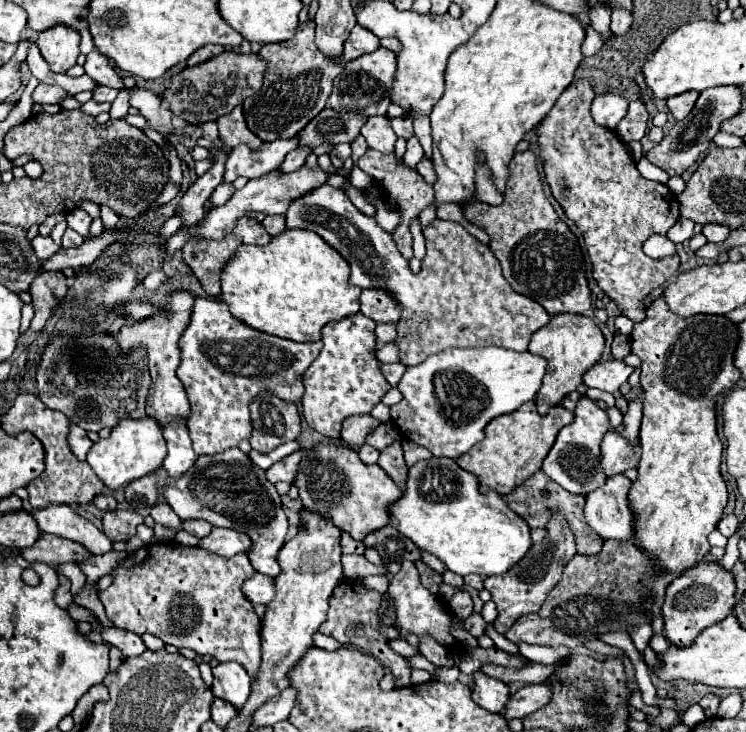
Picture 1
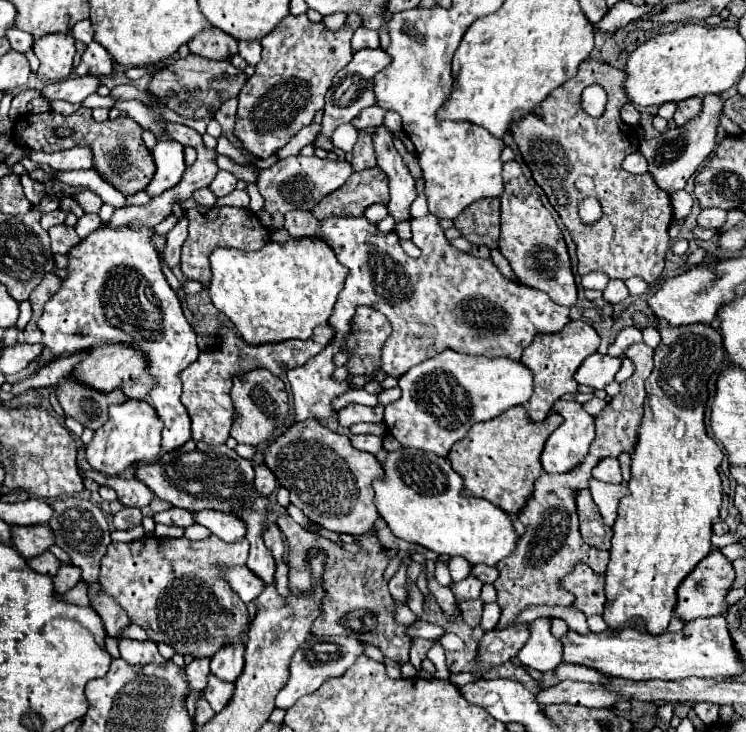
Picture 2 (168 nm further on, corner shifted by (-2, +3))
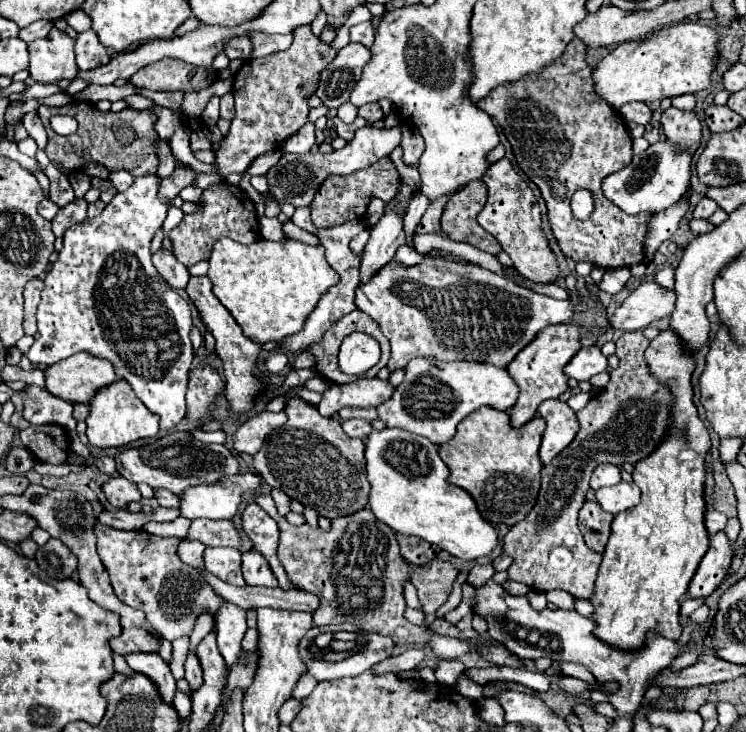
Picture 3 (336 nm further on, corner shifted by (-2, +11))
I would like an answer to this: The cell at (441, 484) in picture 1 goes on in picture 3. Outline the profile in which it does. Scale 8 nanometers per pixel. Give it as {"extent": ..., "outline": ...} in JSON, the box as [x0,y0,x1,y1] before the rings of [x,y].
{"extent":[364,427,498,561],"outline":[[[388,427],[382,431],[374,429],[366,439],[364,459],[366,459],[366,479],[370,483],[370,501],[368,501],[370,509],[382,523],[392,527],[396,533],[420,537],[428,543],[438,545],[440,549],[448,551],[450,555],[462,561],[480,559],[498,545],[498,531],[480,517],[476,503],[464,489],[448,483],[450,471],[440,459],[438,447],[432,445],[432,441],[428,441],[426,437],[402,429],[388,429]]]}

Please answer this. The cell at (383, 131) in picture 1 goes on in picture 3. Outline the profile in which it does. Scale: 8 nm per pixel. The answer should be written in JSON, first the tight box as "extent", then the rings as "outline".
{"extent":[360,181,412,285],"outline":[[[400,181],[398,193],[396,193],[394,201],[390,203],[388,213],[372,227],[370,239],[362,253],[360,285],[368,283],[376,271],[380,271],[386,263],[390,263],[396,249],[404,243],[404,239],[406,239],[404,225],[402,225],[404,217],[398,211],[406,211],[410,197],[412,197],[412,189]]]}

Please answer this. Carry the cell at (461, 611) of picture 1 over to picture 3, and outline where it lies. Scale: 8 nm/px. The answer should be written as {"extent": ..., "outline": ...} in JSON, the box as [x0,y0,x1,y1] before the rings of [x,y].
{"extent":[468,563,494,585],"outline":[[[476,563],[476,565],[472,567],[470,575],[468,575],[468,583],[470,583],[470,585],[484,585],[492,575],[494,575],[492,563],[486,563],[486,565]]]}

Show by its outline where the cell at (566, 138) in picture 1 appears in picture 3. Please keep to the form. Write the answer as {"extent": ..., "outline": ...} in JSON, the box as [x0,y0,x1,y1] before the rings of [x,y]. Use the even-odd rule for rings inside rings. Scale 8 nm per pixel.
{"extent":[478,39,650,269],"outline":[[[572,39],[564,53],[552,61],[548,69],[532,73],[532,77],[524,77],[524,81],[516,81],[516,85],[500,85],[500,89],[488,93],[488,97],[480,101],[478,107],[498,121],[512,145],[518,167],[540,189],[546,201],[552,235],[556,237],[562,253],[574,261],[588,261],[604,269],[630,267],[634,263],[642,263],[644,259],[644,237],[648,231],[650,213],[626,215],[616,205],[612,205],[612,201],[608,201],[600,189],[604,177],[630,165],[632,137],[626,131],[622,115],[606,105],[600,97],[596,97],[590,73],[592,69],[586,65],[586,45],[580,39]],[[578,189],[588,189],[594,195],[594,211],[586,221],[576,219],[570,211],[570,197]]]}

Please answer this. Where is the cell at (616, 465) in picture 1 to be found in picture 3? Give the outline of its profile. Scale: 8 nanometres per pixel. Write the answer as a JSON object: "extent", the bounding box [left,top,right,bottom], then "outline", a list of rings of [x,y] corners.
{"extent":[590,463,620,491],"outline":[[[602,463],[594,469],[592,479],[590,479],[590,487],[596,491],[596,489],[606,487],[606,485],[616,485],[618,481],[620,481],[620,469],[616,465]]]}

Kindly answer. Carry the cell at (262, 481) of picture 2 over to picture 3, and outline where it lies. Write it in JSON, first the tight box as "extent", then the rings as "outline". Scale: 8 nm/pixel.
{"extent":[180,473,260,519],"outline":[[[240,473],[236,477],[222,477],[216,485],[198,485],[184,491],[180,497],[180,515],[188,519],[232,519],[244,499],[256,493],[260,477],[254,473]]]}

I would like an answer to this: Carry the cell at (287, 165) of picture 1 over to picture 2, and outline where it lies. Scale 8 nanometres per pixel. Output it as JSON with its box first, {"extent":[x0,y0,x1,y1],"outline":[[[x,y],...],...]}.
{"extent":[312,49,390,149],"outline":[[[360,49],[354,59],[350,61],[348,67],[344,67],[336,77],[332,87],[326,93],[326,107],[324,107],[324,121],[322,121],[322,131],[320,137],[312,143],[314,149],[332,149],[332,133],[338,125],[350,123],[364,107],[376,105],[376,97],[372,95],[372,81],[374,75],[390,65],[390,57],[384,49]]]}

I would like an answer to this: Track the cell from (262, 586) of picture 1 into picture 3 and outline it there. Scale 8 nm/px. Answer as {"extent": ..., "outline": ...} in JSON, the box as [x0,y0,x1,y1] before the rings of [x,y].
{"extent":[204,547,244,587],"outline":[[[206,547],[204,557],[214,557],[214,567],[216,573],[220,573],[220,579],[244,587],[242,571],[240,571],[240,551],[238,549],[228,549],[228,547]]]}

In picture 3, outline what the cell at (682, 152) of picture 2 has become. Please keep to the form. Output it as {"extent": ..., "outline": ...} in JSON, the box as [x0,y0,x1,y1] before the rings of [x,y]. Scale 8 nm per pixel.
{"extent":[602,141,692,215],"outline":[[[658,141],[650,145],[644,153],[634,155],[630,165],[608,175],[602,183],[602,191],[614,205],[618,205],[628,215],[660,213],[670,205],[674,205],[688,189],[692,175],[690,165],[692,165],[692,155],[688,151],[668,145],[668,141]]]}

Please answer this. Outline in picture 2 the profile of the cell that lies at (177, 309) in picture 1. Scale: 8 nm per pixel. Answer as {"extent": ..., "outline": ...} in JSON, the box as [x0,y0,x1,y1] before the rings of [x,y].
{"extent":[72,345,152,399],"outline":[[[100,345],[90,351],[90,355],[80,361],[72,375],[82,381],[84,385],[90,385],[98,391],[112,391],[116,387],[122,387],[122,391],[130,399],[146,399],[148,389],[152,389],[152,375],[148,373],[148,361],[144,361],[144,353],[138,349],[132,349],[130,345]]]}

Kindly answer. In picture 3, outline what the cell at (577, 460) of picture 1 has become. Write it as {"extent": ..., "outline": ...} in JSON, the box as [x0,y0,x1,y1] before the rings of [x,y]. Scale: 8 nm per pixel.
{"extent":[538,399,578,465],"outline":[[[558,399],[544,401],[538,407],[538,415],[542,415],[542,419],[546,421],[546,431],[540,445],[540,459],[544,465],[548,465],[576,437],[578,421],[568,403],[562,403]]]}

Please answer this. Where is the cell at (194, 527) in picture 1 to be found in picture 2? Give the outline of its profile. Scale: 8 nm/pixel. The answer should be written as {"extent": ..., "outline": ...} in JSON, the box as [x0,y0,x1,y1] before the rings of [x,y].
{"extent":[154,507,194,527],"outline":[[[172,507],[172,509],[168,509],[168,511],[156,513],[156,515],[154,515],[154,521],[156,521],[156,523],[164,523],[164,525],[190,527],[190,525],[194,525],[194,515],[192,515],[190,511],[184,511],[184,509]]]}

